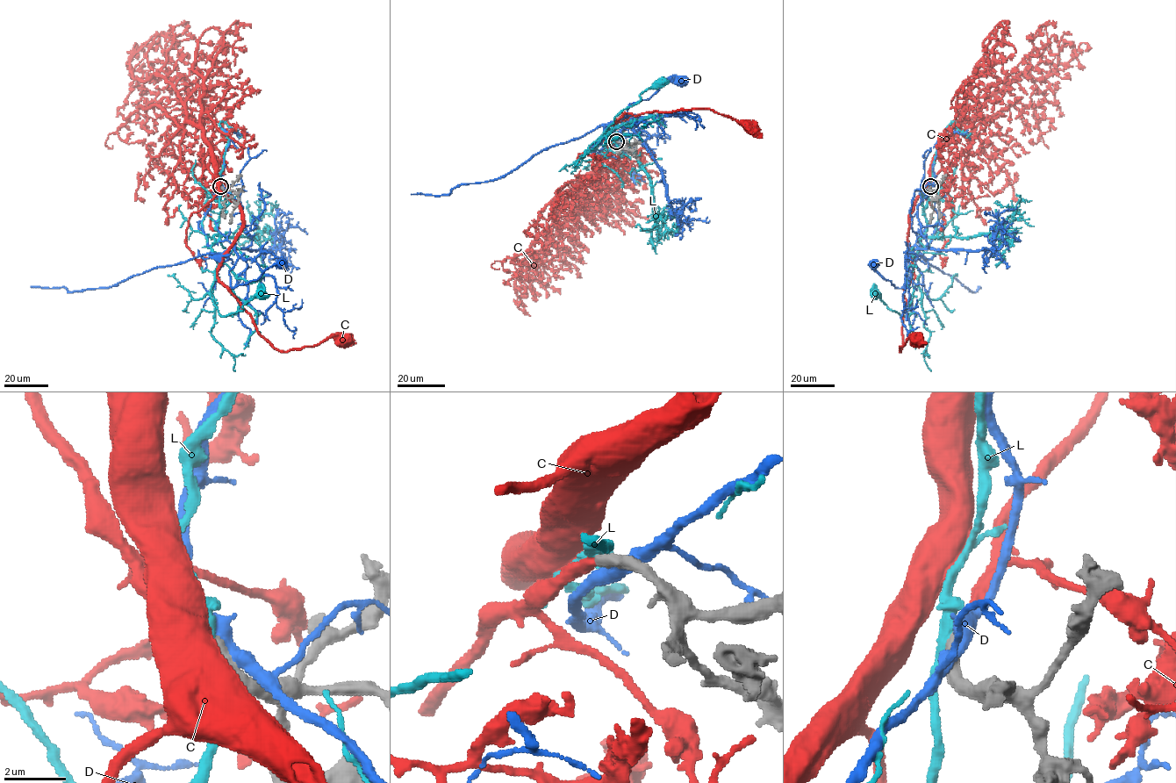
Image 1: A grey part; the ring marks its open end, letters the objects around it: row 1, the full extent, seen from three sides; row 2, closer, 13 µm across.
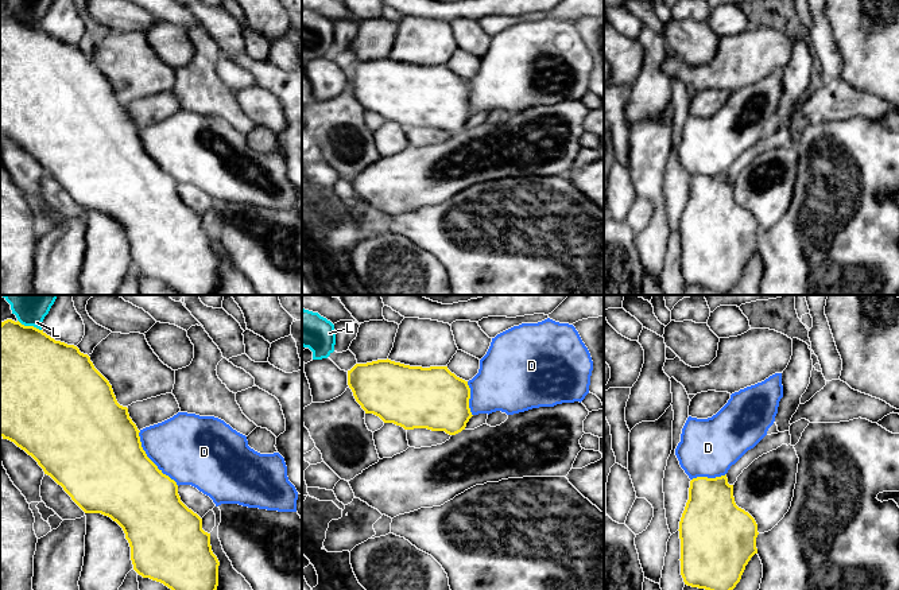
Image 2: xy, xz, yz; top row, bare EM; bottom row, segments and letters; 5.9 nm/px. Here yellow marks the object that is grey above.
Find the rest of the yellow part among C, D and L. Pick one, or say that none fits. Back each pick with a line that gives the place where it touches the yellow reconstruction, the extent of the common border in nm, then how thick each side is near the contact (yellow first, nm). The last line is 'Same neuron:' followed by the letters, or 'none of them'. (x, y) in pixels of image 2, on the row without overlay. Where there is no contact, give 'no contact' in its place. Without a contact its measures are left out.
C: no contact
Same neuron: C

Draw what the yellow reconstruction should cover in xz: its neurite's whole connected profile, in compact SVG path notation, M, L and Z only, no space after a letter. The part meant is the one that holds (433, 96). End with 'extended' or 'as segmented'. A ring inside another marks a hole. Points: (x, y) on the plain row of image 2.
M391 58L356 62L348 69L348 84L365 112L379 114L404 128L427 127L456 133L465 128L473 114L469 106L470 86L447 65L410 65Z | as segmented

